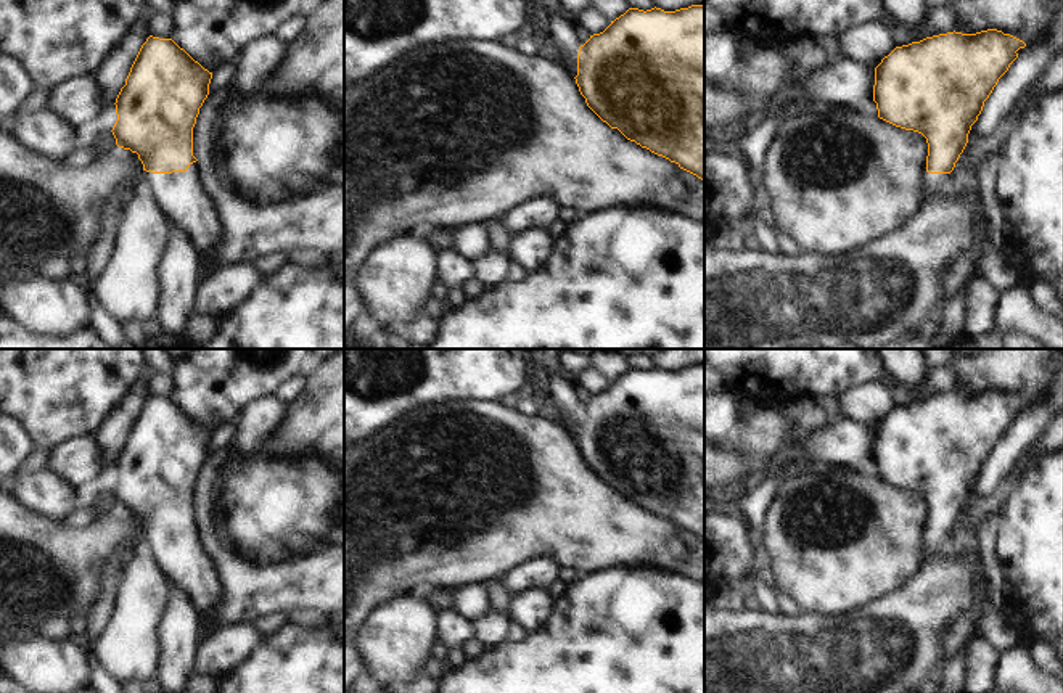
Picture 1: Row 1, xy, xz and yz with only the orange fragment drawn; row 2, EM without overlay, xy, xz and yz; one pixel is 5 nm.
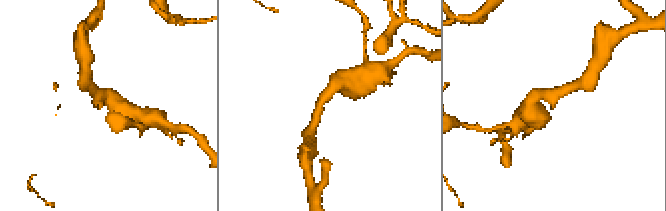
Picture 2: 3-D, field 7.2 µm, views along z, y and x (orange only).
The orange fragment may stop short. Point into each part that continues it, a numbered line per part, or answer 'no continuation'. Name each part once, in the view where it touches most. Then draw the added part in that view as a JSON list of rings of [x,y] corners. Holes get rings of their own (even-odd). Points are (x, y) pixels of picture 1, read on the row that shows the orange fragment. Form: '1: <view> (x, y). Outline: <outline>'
1: xy (184, 196). Outline: [[[142,172],[142,185],[151,193],[158,209],[190,241],[203,267],[201,280],[219,269],[214,252],[220,243],[222,225],[211,201],[209,187],[214,182],[211,172]]]

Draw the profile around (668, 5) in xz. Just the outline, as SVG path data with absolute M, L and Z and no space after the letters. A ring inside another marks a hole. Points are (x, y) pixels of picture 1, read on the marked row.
M651 0L656 8L664 11L675 11L680 8L688 8L692 5L704 5L704 0Z

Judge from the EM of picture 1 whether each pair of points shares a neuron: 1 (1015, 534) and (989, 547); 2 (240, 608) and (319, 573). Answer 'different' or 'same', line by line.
1: different
2: same

